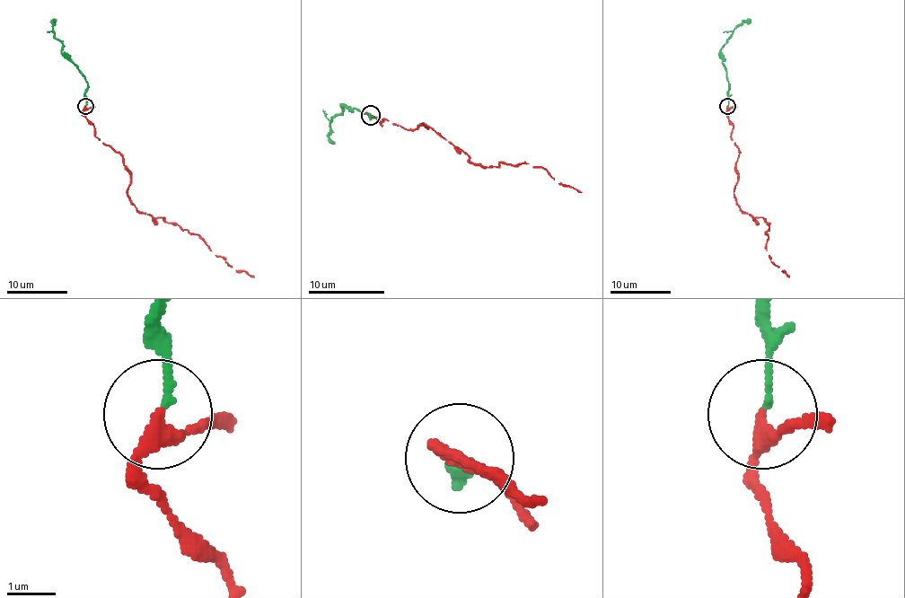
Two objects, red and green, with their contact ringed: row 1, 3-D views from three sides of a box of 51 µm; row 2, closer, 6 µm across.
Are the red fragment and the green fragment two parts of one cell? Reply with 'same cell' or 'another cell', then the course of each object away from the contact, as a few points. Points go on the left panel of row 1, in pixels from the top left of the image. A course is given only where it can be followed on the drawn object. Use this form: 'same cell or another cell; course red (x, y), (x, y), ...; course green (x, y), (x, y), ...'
same cell; course red (85, 105), (96, 137), (120, 154), (133, 205), (197, 233), (215, 255), (254, 277); course green (85, 105), (85, 76), (61, 48), (63, 45), (54, 32), (52, 21), (57, 19)

